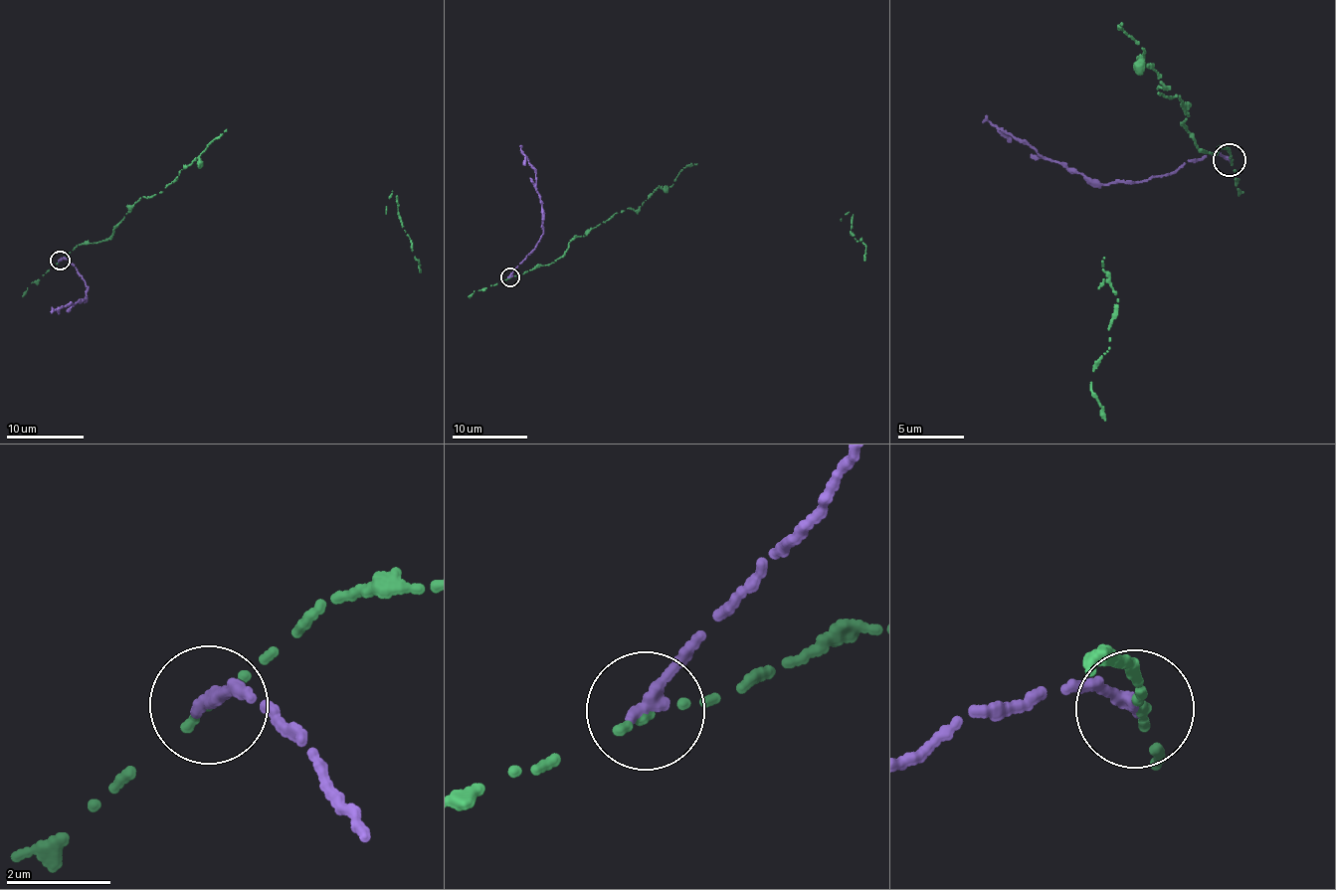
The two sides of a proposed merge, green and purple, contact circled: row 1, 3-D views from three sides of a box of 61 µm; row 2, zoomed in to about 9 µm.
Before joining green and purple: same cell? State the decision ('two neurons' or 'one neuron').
two neurons

